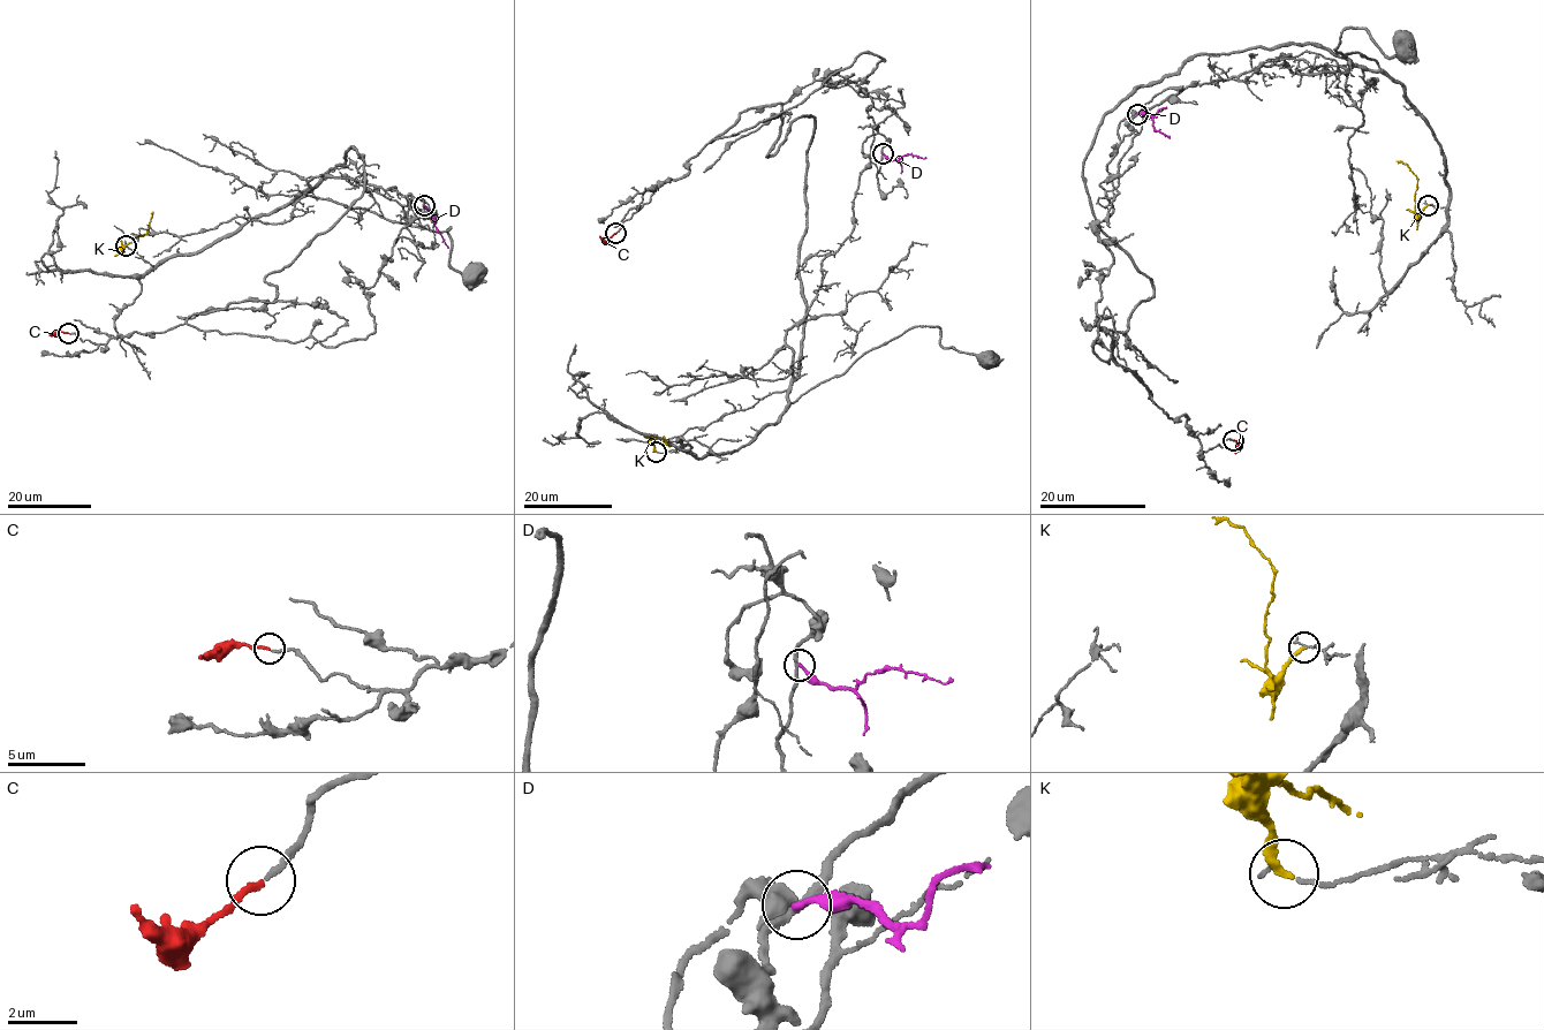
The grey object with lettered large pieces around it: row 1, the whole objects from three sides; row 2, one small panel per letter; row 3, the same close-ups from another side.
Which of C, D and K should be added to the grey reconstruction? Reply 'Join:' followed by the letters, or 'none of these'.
Join: C

